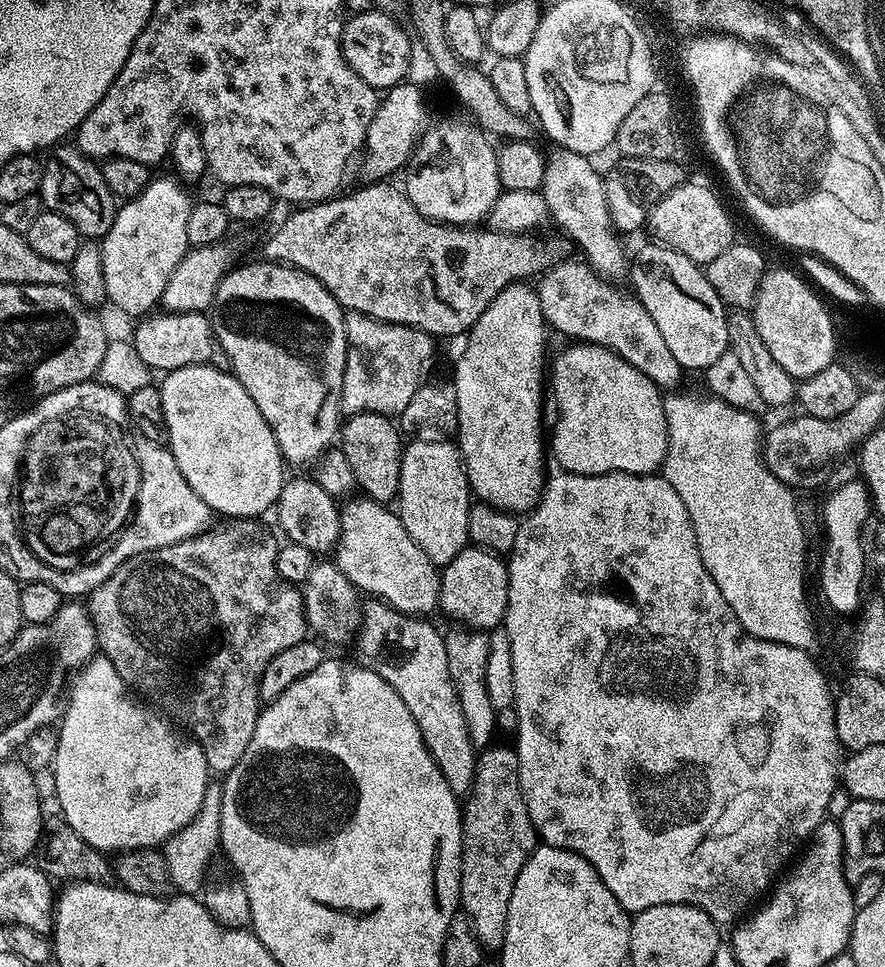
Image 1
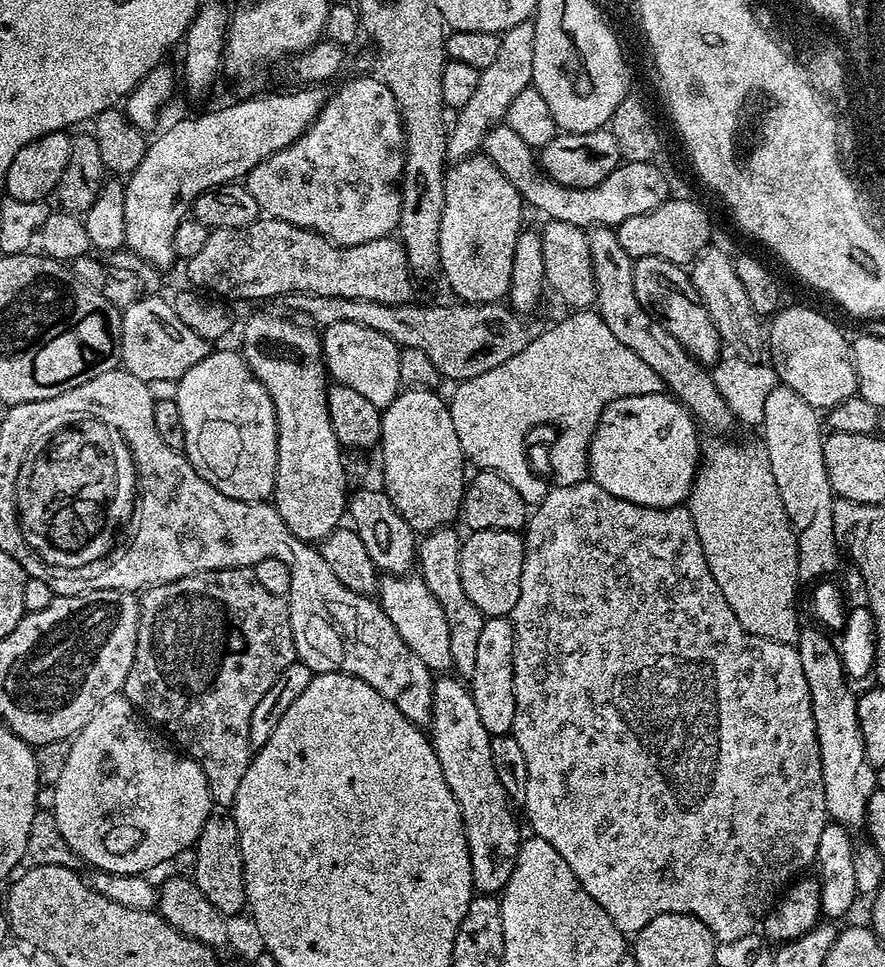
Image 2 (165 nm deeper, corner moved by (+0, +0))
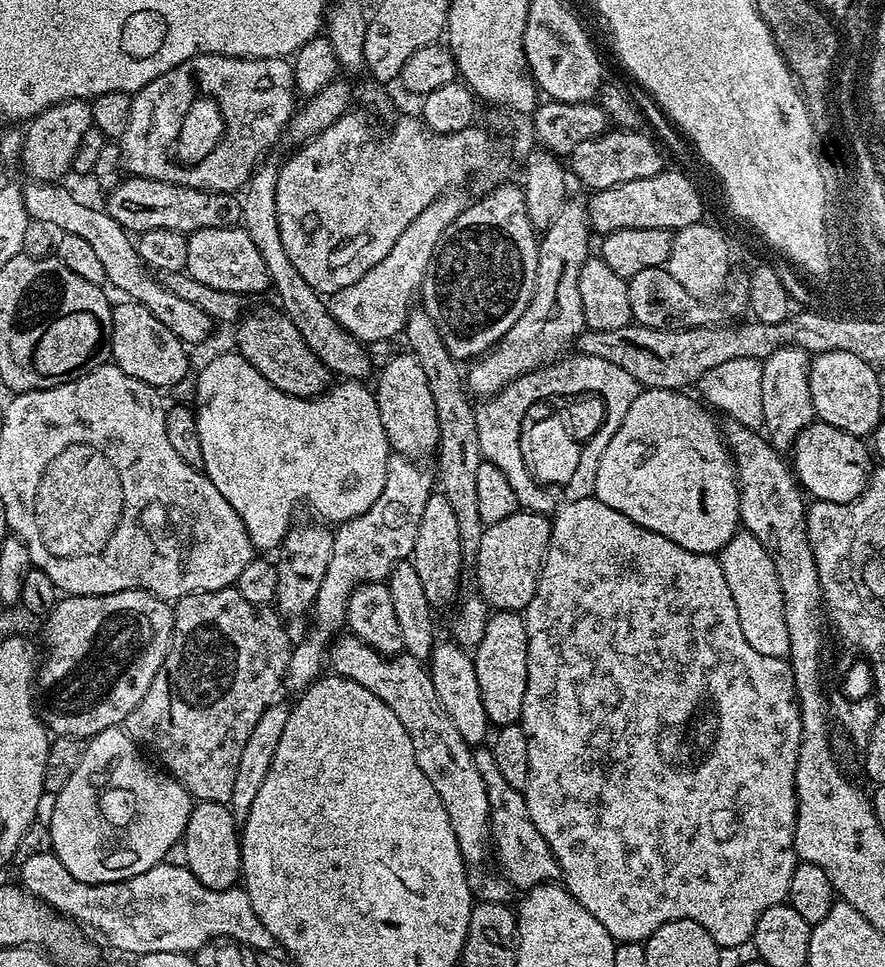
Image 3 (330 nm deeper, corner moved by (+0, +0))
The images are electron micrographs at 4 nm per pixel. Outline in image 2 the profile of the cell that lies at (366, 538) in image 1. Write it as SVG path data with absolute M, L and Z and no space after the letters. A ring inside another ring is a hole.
M381 575L378 603L386 618L394 622L394 630L398 630L402 642L406 642L406 646L410 646L410 650L418 654L418 658L422 658L422 662L426 662L426 666L431 668L433 673L444 674L452 668L446 614L442 614L442 606L438 606L434 594L430 594L430 586L426 586L420 575Z

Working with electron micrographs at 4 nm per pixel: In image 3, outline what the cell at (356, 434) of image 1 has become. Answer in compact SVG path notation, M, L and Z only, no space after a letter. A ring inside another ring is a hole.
M276 306L256 308L250 312L241 315L235 325L235 351L246 358L246 362L250 362L250 366L254 366L254 370L266 378L266 382L286 394L311 398L327 393L330 387L328 367L316 357L310 346L306 346L306 338L298 334L298 326L294 326L294 322L290 322L290 318Z

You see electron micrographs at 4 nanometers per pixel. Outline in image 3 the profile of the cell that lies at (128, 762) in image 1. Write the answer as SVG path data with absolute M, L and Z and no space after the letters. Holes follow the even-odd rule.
M123 727L102 730L83 745L70 782L55 793L52 817L46 820L52 839L51 852L78 882L109 884L134 878L134 874L142 874L161 863L166 850L183 841L186 822L192 813L192 796L167 771L151 768L143 755L140 745L128 737Z

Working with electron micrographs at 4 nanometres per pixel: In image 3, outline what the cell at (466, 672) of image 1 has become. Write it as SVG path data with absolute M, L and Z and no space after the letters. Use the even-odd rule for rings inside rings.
M433 494L426 498L422 522L418 525L418 538L414 538L410 559L414 570L418 570L418 578L422 581L422 590L426 590L429 604L448 604L461 595L460 571L464 568L466 557L462 550L462 538L458 534L458 517L445 496Z

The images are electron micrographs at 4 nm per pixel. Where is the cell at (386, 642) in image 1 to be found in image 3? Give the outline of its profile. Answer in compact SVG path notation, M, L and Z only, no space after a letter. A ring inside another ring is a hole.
M477 747L472 757L478 766L478 774L482 774L482 782L486 782L486 798L490 802L491 841L495 867L513 889L527 890L539 884L559 881L560 867L546 838L538 834L538 826L530 822L530 810L526 810L524 793L514 790L514 786L506 782L506 774L498 770L498 765L494 763L494 754L487 747Z

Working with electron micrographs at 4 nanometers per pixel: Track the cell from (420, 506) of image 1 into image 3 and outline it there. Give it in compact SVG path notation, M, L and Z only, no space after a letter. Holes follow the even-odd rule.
M407 350L401 352L401 356L392 356L385 362L374 383L378 414L382 414L382 426L393 453L413 458L431 457L438 442L438 410L434 406L434 394L430 394L426 374L422 366L418 366L416 357Z

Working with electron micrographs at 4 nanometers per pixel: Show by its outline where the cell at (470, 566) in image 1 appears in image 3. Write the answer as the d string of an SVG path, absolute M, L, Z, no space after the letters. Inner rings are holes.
M518 510L502 522L485 527L482 542L474 557L478 595L485 604L496 610L520 612L534 598L538 578L550 546L551 519L543 512Z

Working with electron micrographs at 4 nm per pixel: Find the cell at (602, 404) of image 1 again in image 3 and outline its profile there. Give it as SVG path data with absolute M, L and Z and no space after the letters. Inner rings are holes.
M644 388L637 394L630 410L613 427L606 450L602 450L594 495L610 510L626 514L626 518L662 534L662 538L670 538L682 550L711 556L719 554L741 527L740 486L721 425L716 425L715 415L699 399L691 400L688 395L687 391L671 388Z

